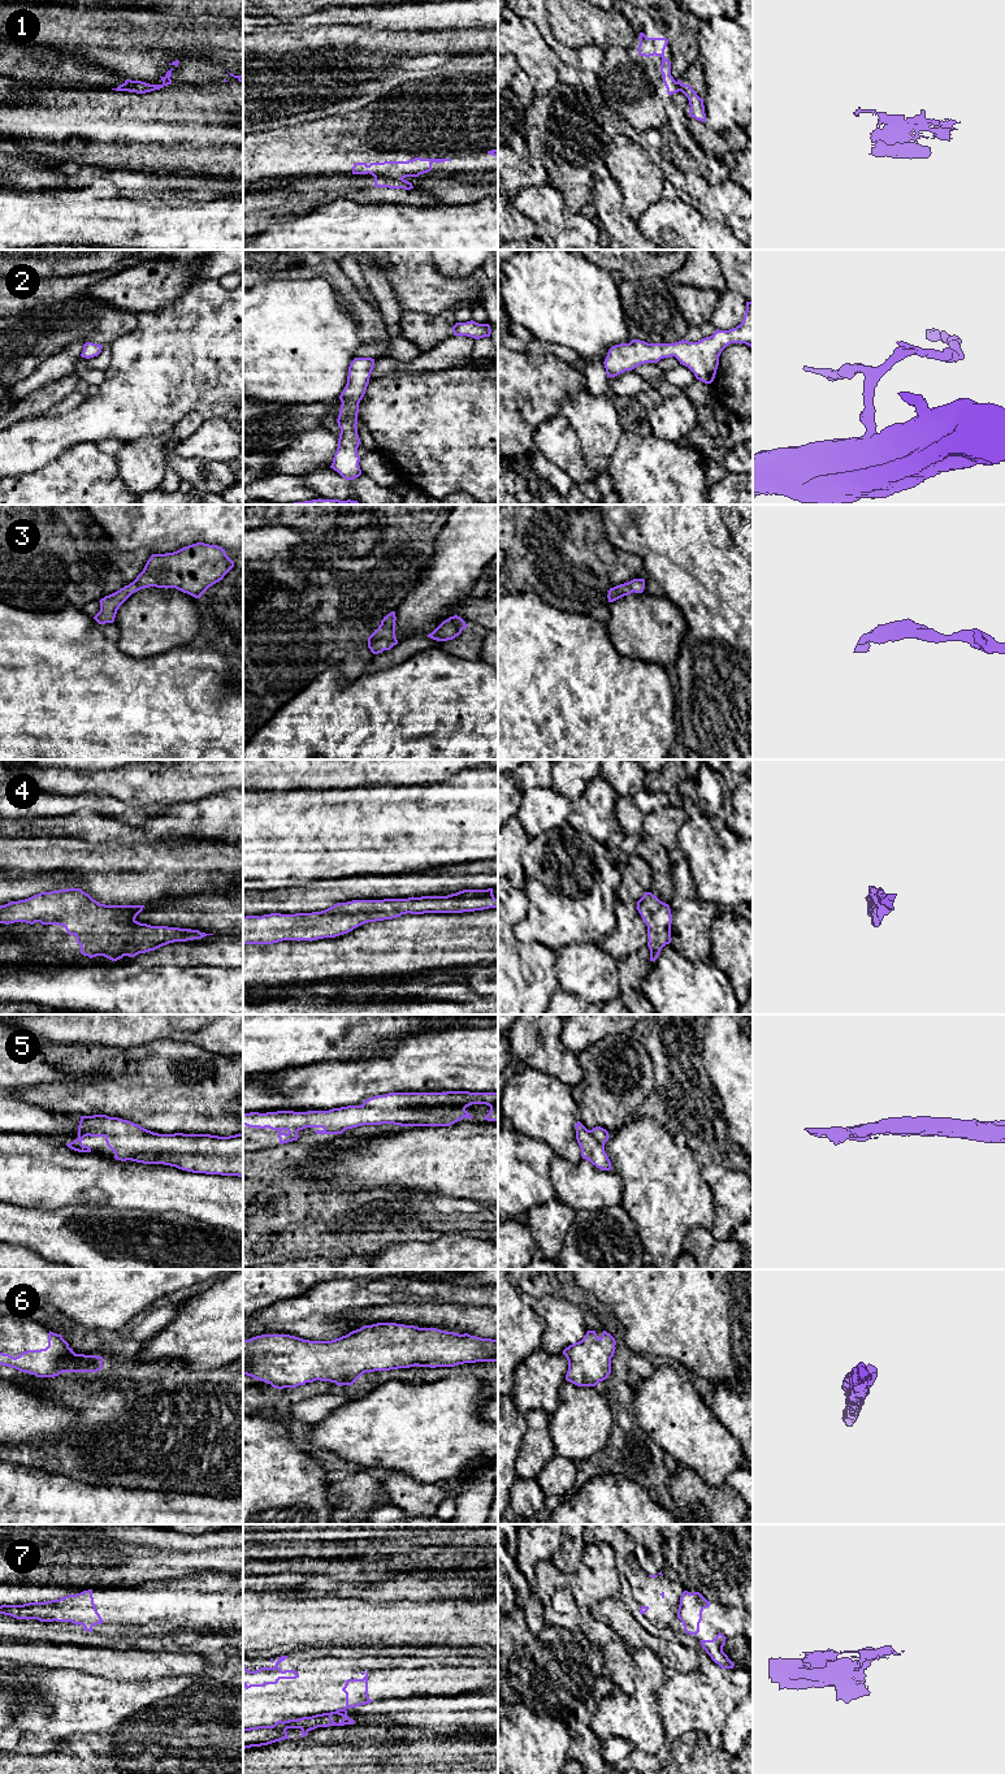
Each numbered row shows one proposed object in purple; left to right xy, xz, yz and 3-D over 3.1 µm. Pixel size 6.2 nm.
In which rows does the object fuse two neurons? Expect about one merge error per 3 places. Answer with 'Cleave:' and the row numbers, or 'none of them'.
Cleave: 1, 7

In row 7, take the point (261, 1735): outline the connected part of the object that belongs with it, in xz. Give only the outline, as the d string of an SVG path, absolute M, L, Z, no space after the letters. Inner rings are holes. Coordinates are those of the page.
M341 1709L330 1713L316 1714L312 1717L303 1717L283 1722L277 1721L273 1726L243 1728L243 1749L268 1745L276 1741L290 1739L286 1732L287 1728L300 1728L300 1738L303 1738L308 1735L311 1730L315 1730L317 1727L345 1726L354 1723L355 1721L347 1715L347 1710Z

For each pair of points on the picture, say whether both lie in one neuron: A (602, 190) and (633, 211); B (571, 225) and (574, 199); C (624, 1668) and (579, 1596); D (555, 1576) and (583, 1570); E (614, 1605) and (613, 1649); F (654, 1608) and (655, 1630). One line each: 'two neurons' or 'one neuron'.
A: two neurons
B: two neurons
C: one neuron
D: one neuron
E: two neurons
F: one neuron

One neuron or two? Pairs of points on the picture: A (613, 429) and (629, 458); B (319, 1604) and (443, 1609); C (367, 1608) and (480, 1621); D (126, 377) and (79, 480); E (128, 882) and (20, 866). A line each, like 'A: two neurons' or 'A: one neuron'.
A: two neurons
B: two neurons
C: one neuron
D: two neurons
E: one neuron

